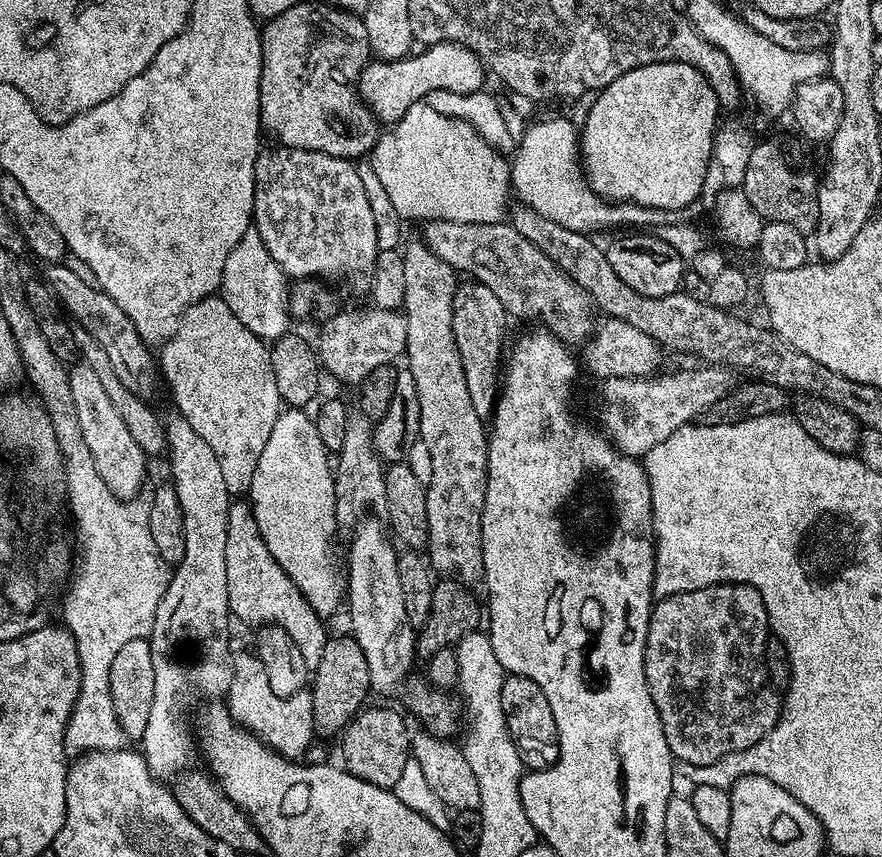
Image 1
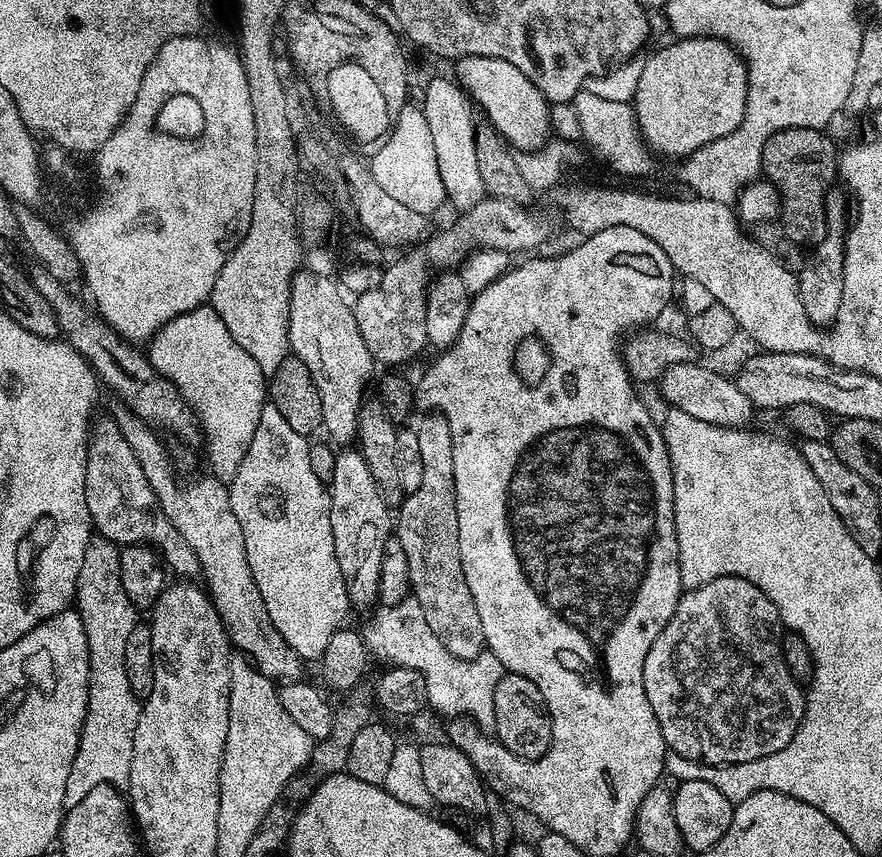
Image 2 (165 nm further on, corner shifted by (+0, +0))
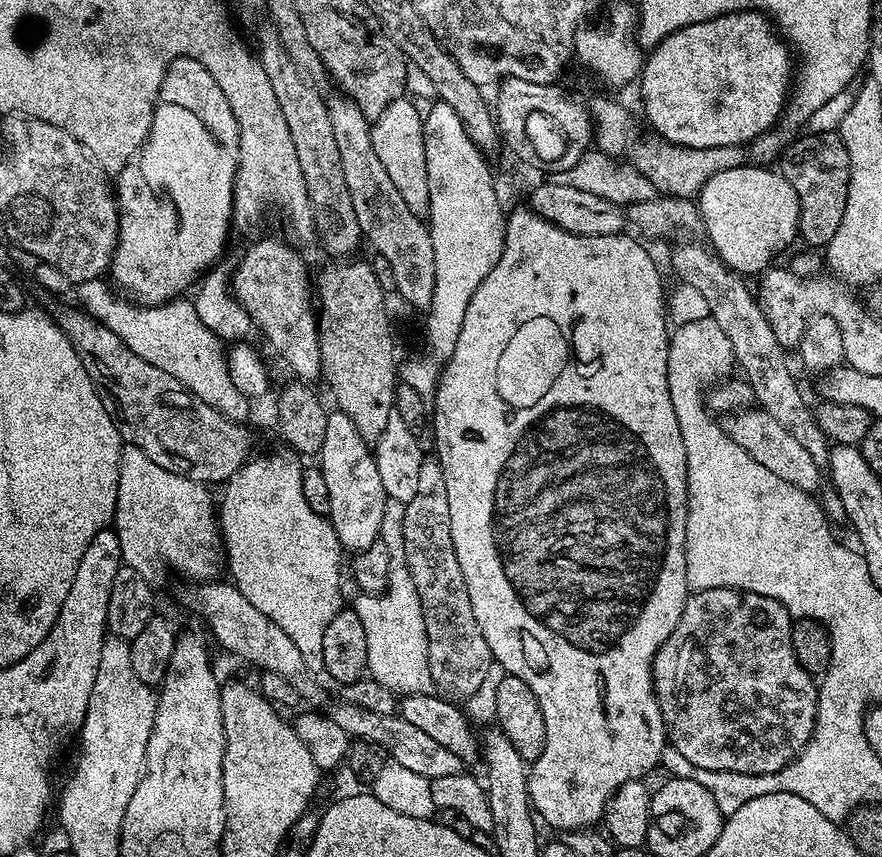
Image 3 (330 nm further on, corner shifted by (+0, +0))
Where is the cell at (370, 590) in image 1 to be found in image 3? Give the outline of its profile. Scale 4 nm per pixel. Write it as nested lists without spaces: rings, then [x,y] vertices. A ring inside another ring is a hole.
[[[339,410],[329,411],[326,418],[326,439],[322,442],[322,450],[318,454],[318,466],[326,478],[326,490],[330,493],[330,510],[328,519],[332,521],[334,530],[338,534],[338,542],[345,553],[355,554],[366,550],[378,543],[380,527],[382,526],[382,513],[386,510],[388,495],[382,490],[382,477],[378,474],[378,466],[373,449],[358,430],[354,430],[354,422]]]

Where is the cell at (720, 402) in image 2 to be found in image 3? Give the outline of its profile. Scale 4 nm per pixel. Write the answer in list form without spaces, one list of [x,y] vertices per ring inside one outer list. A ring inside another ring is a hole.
[[[753,406],[737,411],[735,414],[725,415],[722,427],[728,437],[734,438],[735,444],[742,452],[748,452],[750,458],[754,458],[754,462],[762,462],[762,466],[766,466],[770,474],[778,474],[782,482],[790,482],[790,486],[798,486],[803,492],[809,494],[821,491],[821,465],[816,464],[814,458],[810,458],[810,453],[775,418],[770,418],[770,414],[766,414],[763,408]]]

